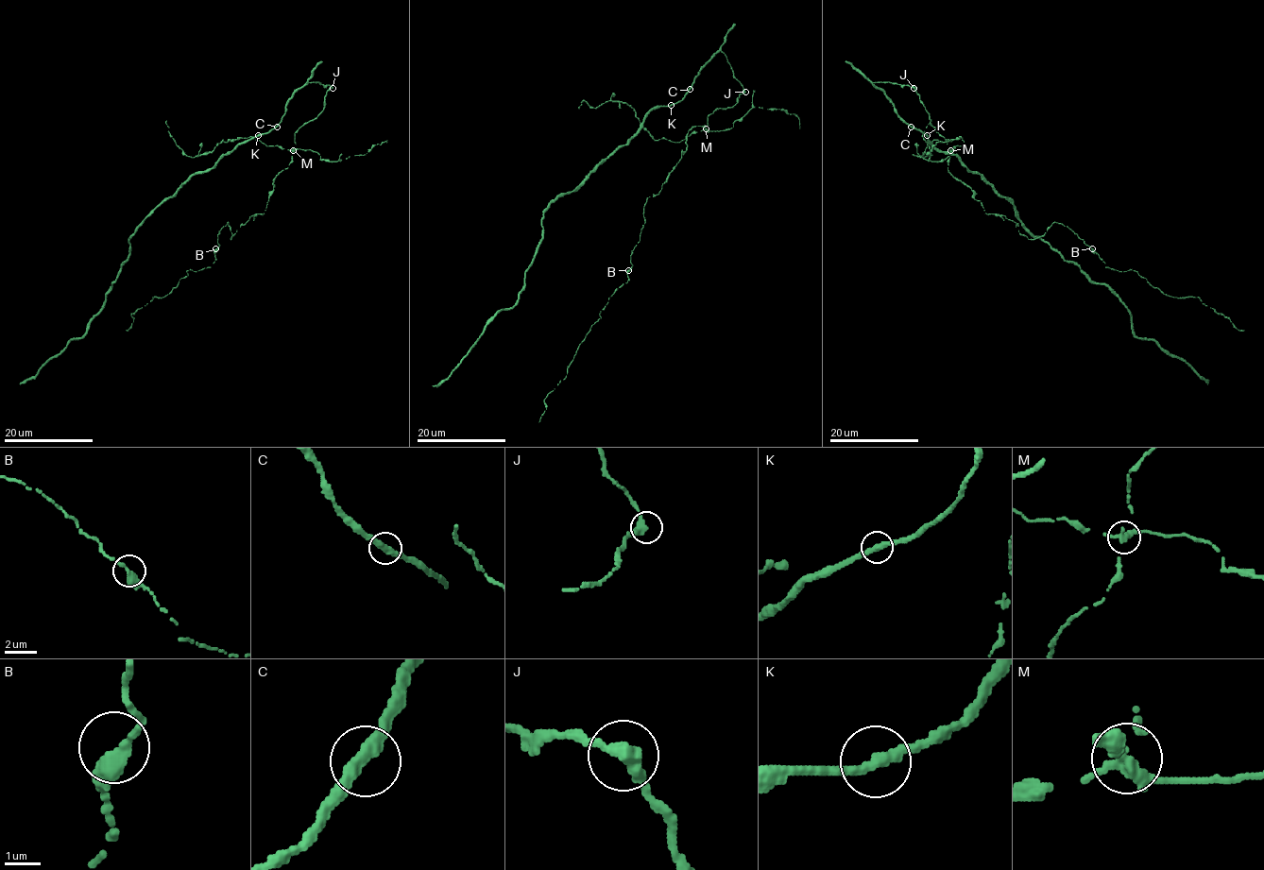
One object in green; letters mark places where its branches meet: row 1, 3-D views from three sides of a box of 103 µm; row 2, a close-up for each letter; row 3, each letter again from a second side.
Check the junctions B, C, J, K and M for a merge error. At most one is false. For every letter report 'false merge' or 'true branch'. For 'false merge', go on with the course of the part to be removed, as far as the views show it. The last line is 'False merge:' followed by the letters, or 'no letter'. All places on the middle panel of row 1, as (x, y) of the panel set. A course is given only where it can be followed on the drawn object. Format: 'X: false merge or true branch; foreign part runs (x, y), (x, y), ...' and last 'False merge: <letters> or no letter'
B: true branch
C: true branch
J: true branch
K: true branch
M: false merge; foreign part runs (707, 128), (693, 131), (678, 143), (656, 140), (625, 103), (608, 100), (592, 108), (583, 100), (579, 108)
False merge: M

